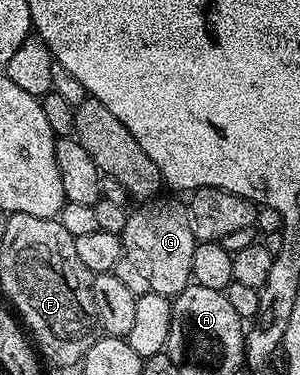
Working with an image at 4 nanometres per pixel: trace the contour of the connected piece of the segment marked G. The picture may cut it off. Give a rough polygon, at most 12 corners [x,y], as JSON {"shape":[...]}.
{"shape":[[182,200],[133,209],[123,257],[150,291],[173,298],[192,282],[198,243]]}

